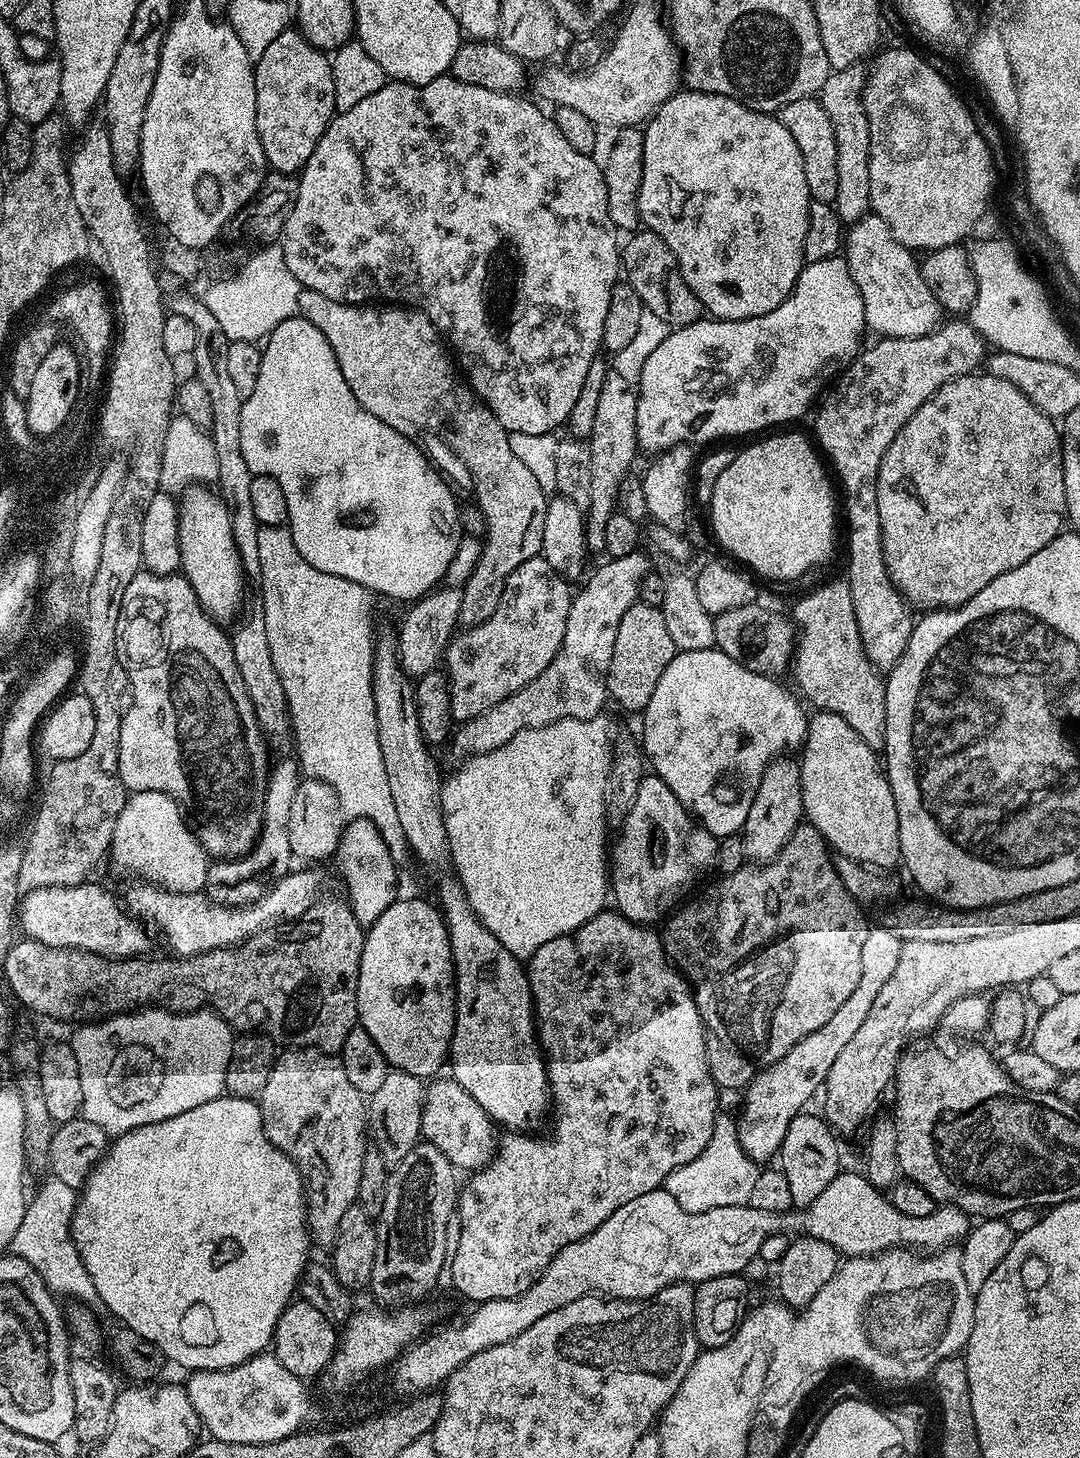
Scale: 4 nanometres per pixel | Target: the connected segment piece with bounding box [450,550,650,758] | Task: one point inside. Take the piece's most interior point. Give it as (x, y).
(574, 687)

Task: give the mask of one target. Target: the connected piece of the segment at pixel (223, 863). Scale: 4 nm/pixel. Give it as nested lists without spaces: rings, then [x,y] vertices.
[[[295,759],[280,760],[277,764],[275,761],[271,765],[264,791],[260,837],[256,839],[255,846],[235,860],[216,860],[208,865],[206,892],[215,903],[233,906],[252,904],[266,895],[277,880],[288,875],[294,864],[290,850],[290,805],[294,802],[294,790],[298,790],[301,779],[300,766]]]

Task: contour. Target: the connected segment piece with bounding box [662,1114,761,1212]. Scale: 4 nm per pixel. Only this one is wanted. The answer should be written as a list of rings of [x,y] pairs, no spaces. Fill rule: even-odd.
[[[720,1114],[716,1117],[714,1134],[710,1138],[706,1150],[702,1150],[702,1154],[698,1154],[698,1158],[686,1162],[686,1166],[671,1172],[665,1178],[662,1187],[670,1194],[674,1194],[674,1202],[678,1202],[678,1206],[682,1206],[682,1210],[690,1210],[691,1212],[714,1210],[718,1206],[738,1206],[739,1204],[748,1203],[750,1190],[754,1190],[754,1181],[758,1179],[760,1171],[761,1169],[758,1167],[757,1161],[751,1160],[738,1142],[736,1120],[733,1117],[730,1118]]]

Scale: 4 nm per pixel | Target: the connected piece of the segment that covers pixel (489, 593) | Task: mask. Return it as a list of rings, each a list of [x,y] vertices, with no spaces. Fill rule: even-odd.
[[[309,288],[300,289],[296,310],[306,322],[322,330],[326,342],[330,342],[330,350],[334,350],[334,358],[338,358],[346,386],[354,390],[354,398],[358,398],[363,408],[411,440],[461,493],[469,492],[472,495],[469,497],[482,510],[486,543],[478,558],[478,566],[474,566],[474,574],[460,588],[458,610],[461,629],[482,626],[482,622],[498,610],[498,602],[502,602],[504,580],[510,578],[522,562],[541,555],[542,525],[546,523],[549,497],[526,465],[514,458],[514,450],[510,450],[508,441],[510,433],[462,379],[445,341],[425,312],[407,306],[343,304]]]

